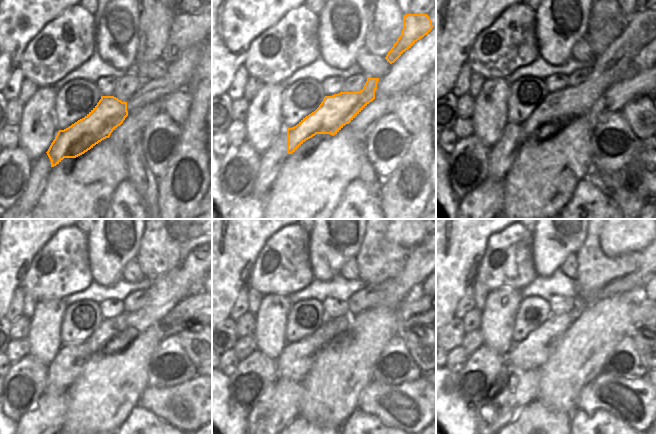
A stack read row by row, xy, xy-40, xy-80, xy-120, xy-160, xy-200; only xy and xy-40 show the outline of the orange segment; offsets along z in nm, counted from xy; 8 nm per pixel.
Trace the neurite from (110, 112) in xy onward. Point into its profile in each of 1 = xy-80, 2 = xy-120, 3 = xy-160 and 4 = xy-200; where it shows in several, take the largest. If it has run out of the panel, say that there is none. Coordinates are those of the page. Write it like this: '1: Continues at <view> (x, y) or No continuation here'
1: Continues at xy-80 (558, 109)
2: Continues at xy-120 (114, 334)
3: Continues at xy-160 (406, 283)
4: Continues at xy-200 (639, 270)

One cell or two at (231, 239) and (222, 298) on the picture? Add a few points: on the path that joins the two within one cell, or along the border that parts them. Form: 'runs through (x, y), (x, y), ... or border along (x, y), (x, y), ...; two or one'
runs through (223, 254), (222, 283); one

